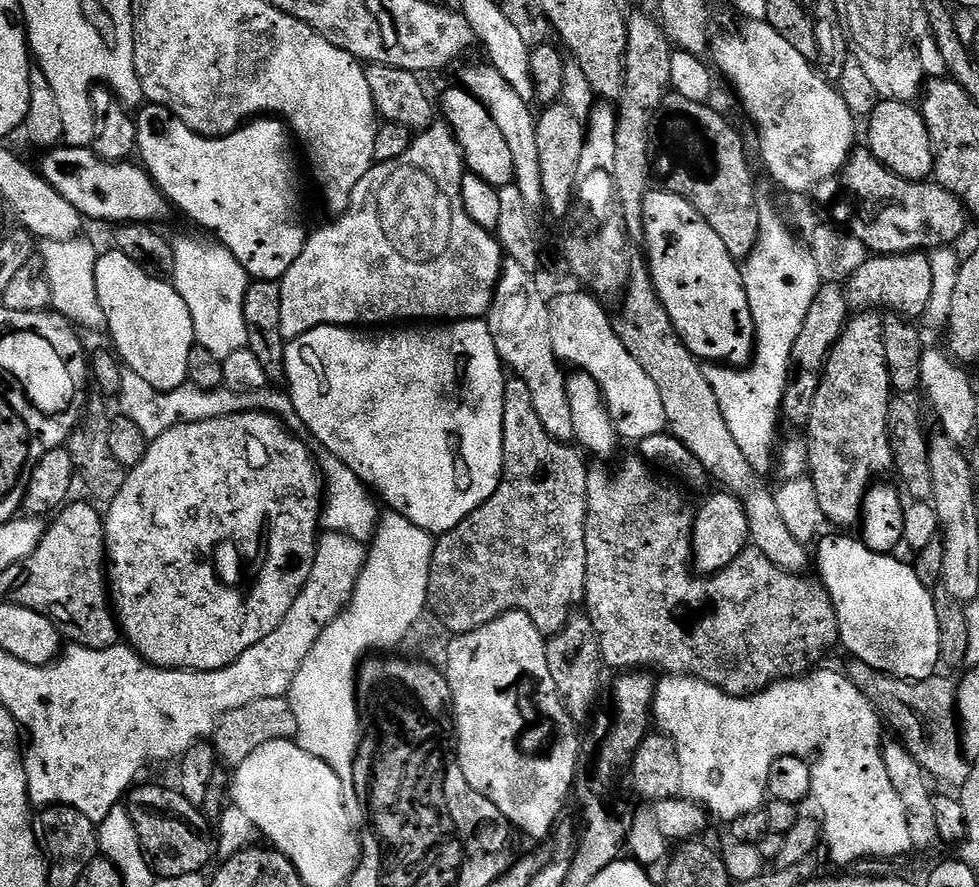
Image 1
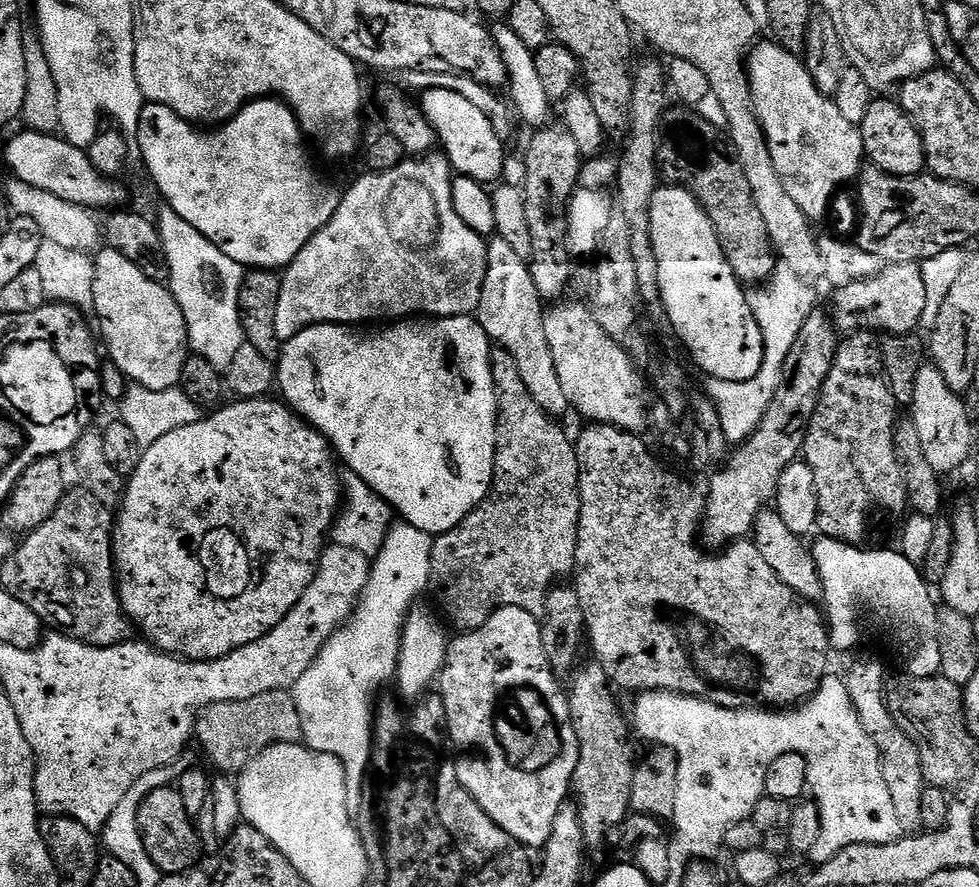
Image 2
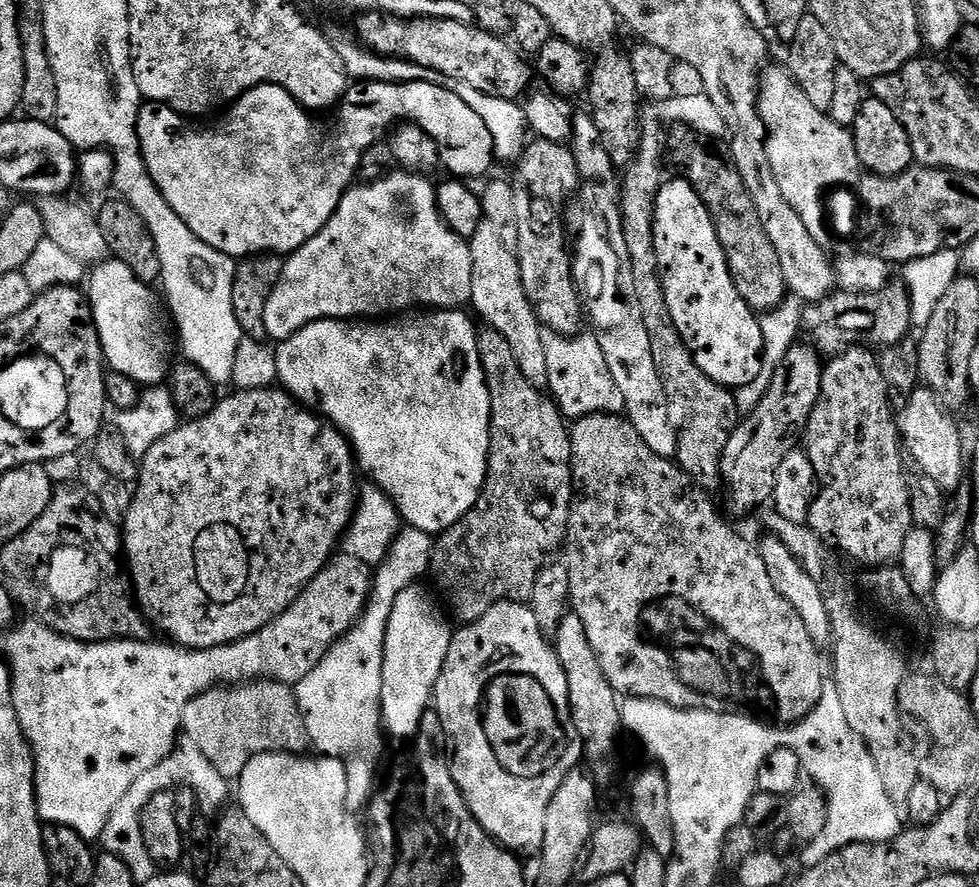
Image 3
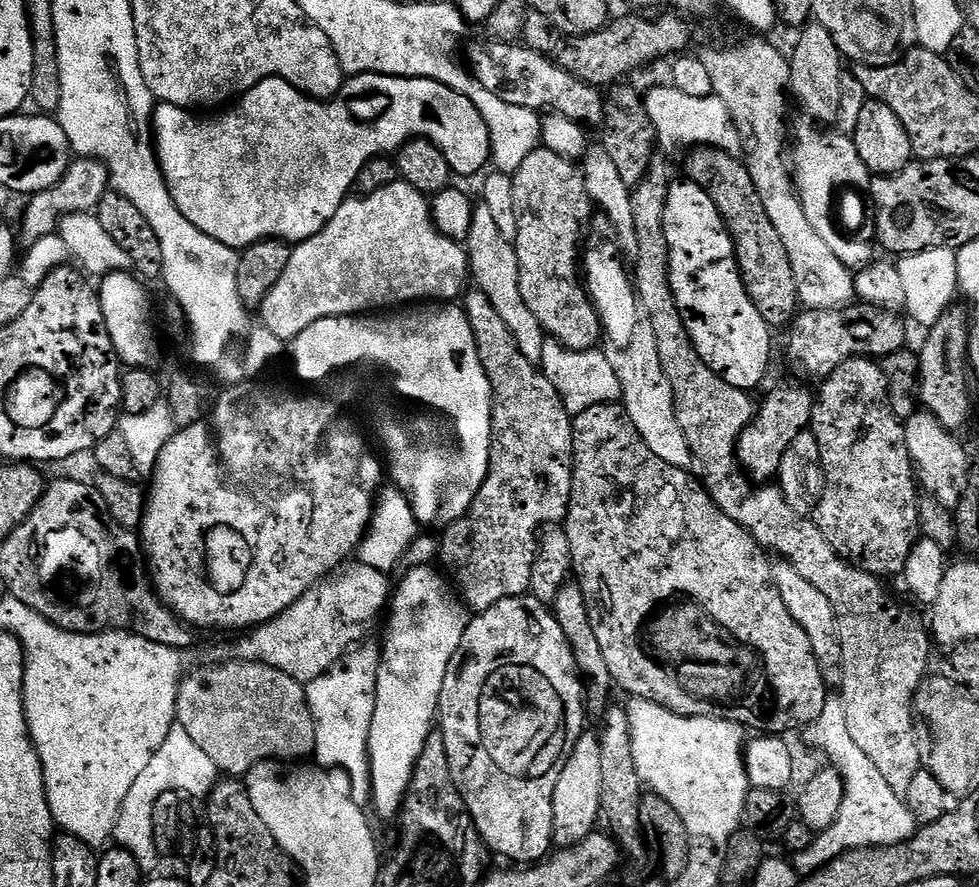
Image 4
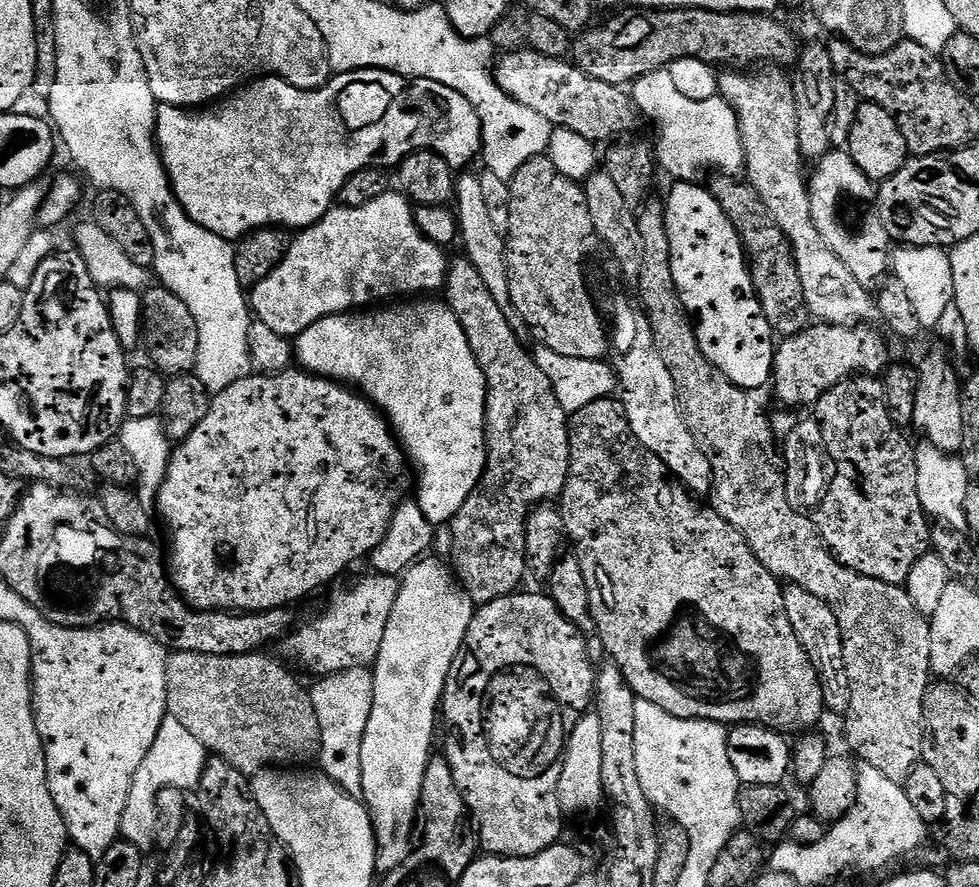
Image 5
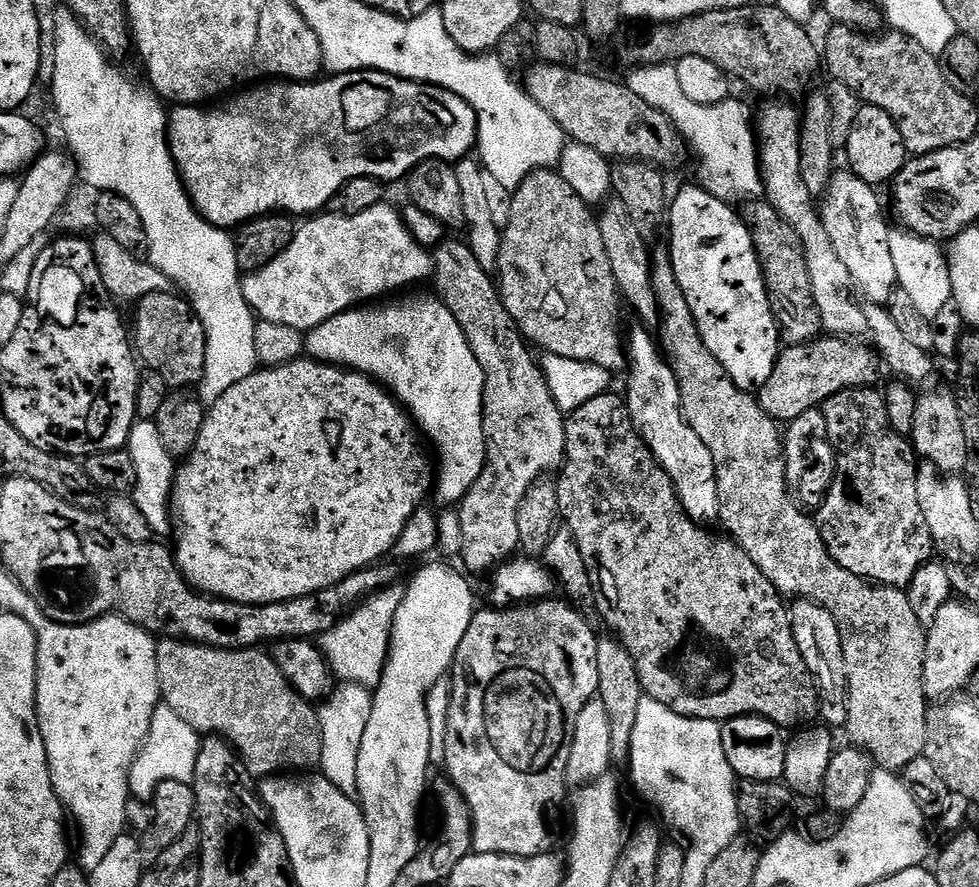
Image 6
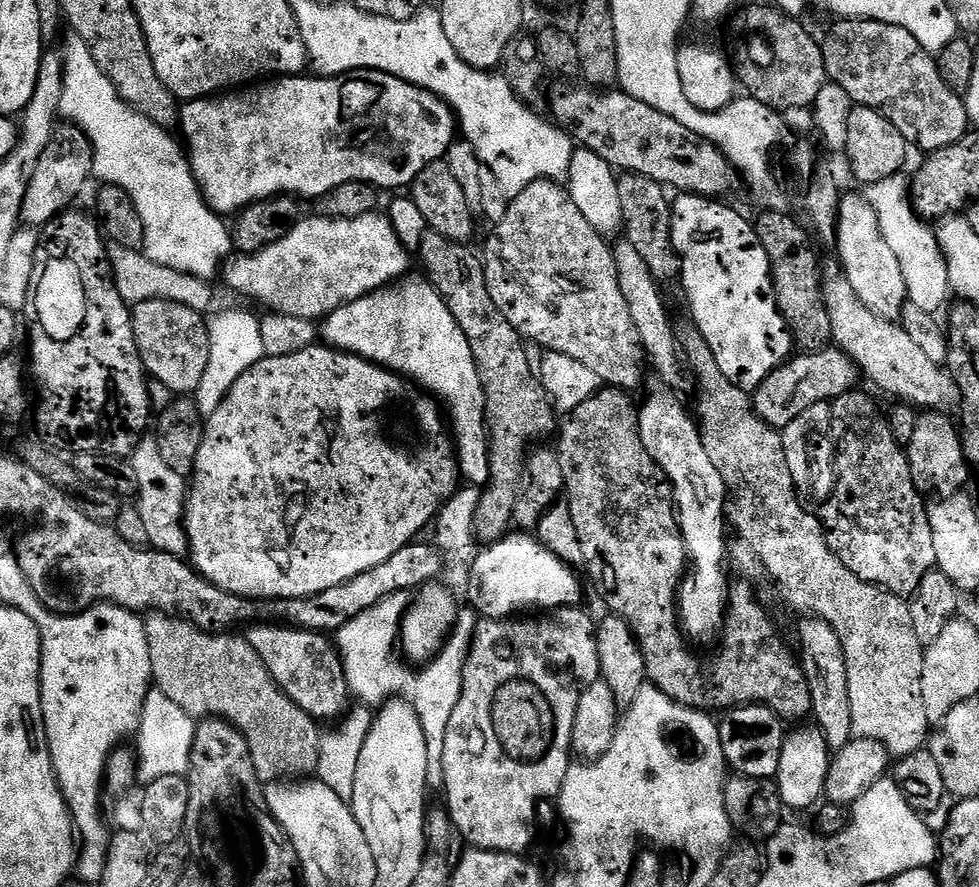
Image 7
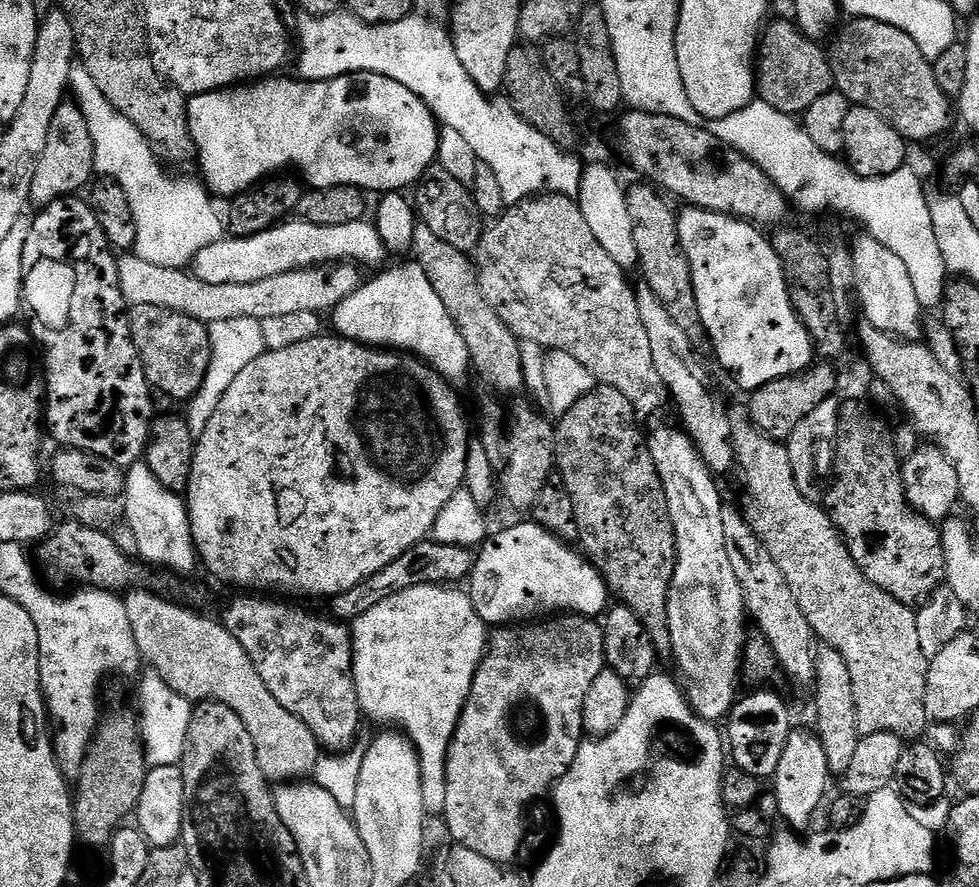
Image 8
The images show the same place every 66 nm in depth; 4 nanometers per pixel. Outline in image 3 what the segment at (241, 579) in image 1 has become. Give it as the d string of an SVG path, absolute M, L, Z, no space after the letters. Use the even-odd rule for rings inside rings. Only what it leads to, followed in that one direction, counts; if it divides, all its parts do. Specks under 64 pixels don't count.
M279 387L245 392L236 390L233 393L225 400L223 397L210 414L181 423L179 428L166 434L148 452L143 453L138 468L138 483L135 485L136 494L131 497L122 523L122 552L130 569L134 595L149 621L155 627L157 624L168 635L165 637L181 648L206 650L232 644L274 622L274 618L281 616L302 594L304 587L337 555L338 545L343 541L358 505L358 464L352 445L341 429L311 407L301 404L291 392Z

